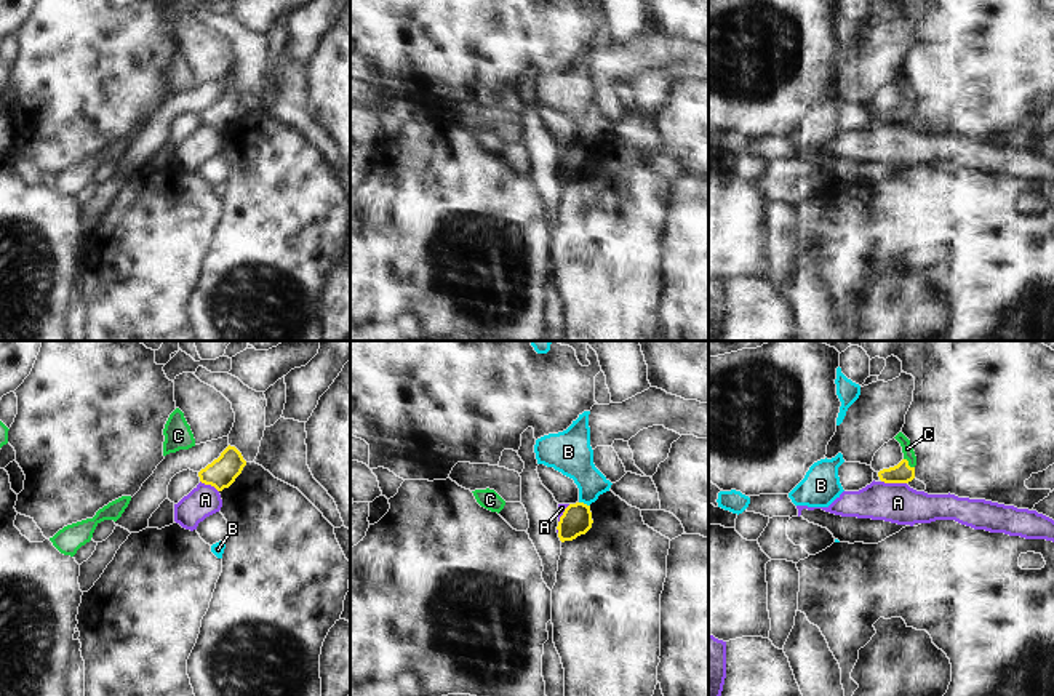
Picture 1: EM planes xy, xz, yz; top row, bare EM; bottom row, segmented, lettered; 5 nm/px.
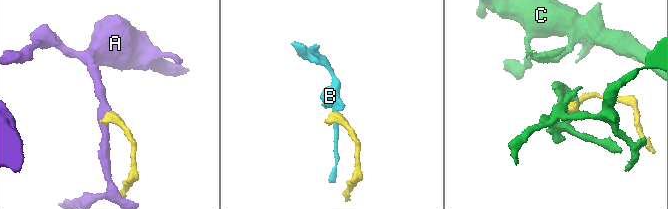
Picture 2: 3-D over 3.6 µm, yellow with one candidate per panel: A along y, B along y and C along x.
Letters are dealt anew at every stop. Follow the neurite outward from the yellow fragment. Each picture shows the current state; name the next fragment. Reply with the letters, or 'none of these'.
C

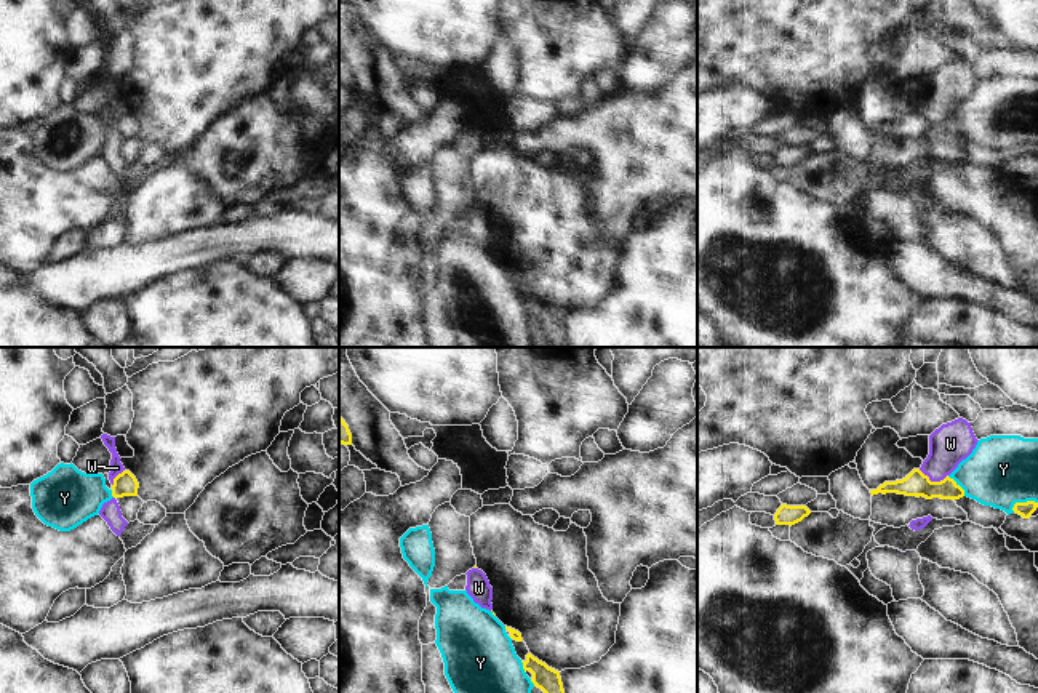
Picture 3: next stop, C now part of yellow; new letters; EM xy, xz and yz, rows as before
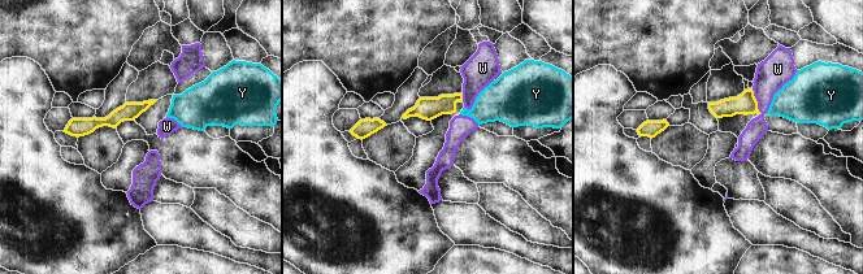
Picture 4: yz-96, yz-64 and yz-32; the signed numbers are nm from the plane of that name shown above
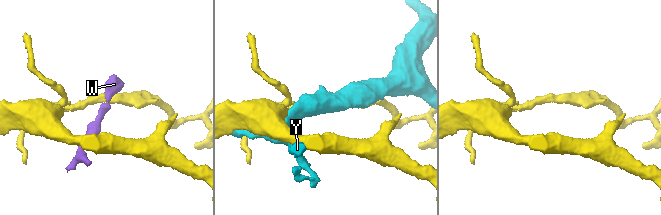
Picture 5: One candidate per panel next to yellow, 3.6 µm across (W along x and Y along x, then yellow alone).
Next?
none of these

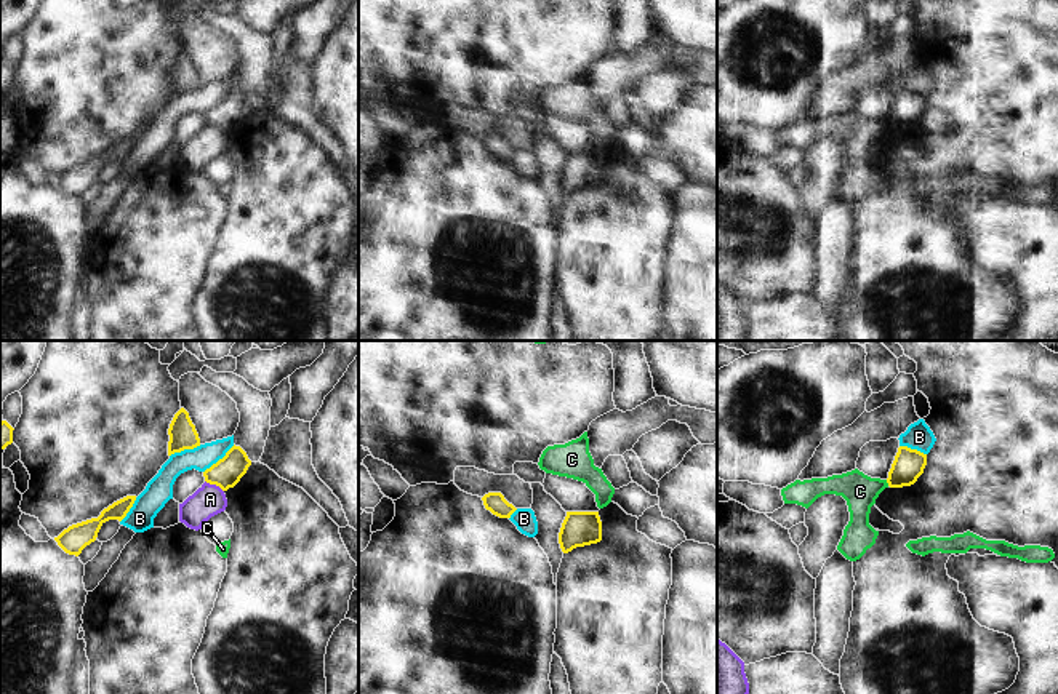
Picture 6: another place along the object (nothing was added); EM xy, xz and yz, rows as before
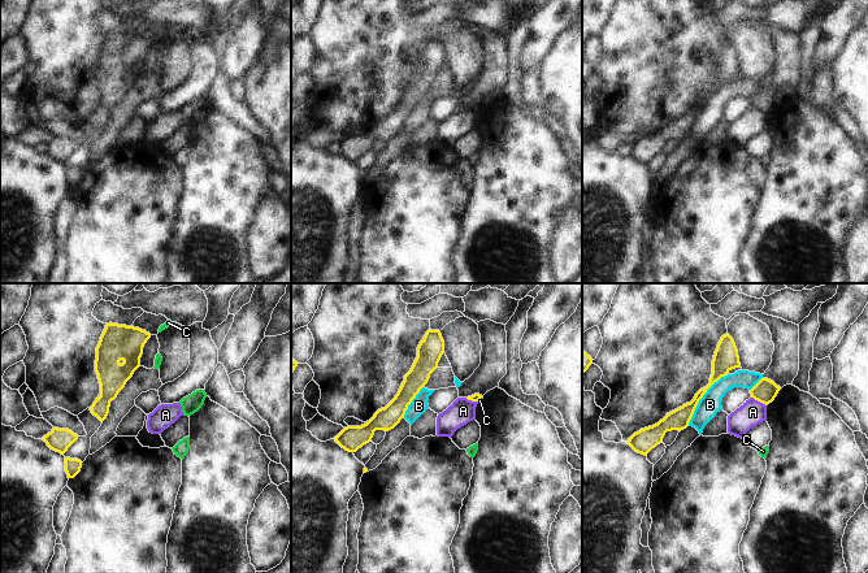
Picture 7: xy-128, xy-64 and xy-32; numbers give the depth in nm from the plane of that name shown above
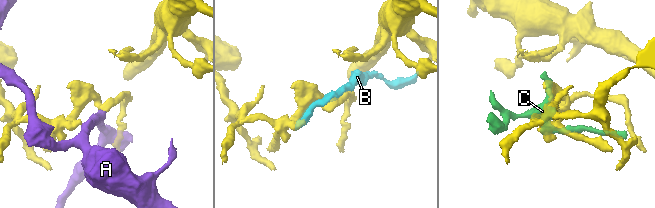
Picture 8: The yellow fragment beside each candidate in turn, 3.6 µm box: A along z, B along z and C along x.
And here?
none of these

